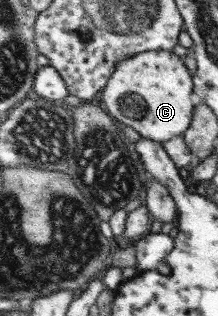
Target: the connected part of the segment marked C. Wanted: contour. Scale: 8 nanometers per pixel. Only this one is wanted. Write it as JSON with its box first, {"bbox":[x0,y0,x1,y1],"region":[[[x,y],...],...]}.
{"bbox":[101,50,198,144],"region":[[[149,50],[117,66],[102,90],[101,100],[114,118],[132,126],[141,137],[164,144],[191,129],[198,107],[194,77],[176,54],[169,50]]]}

